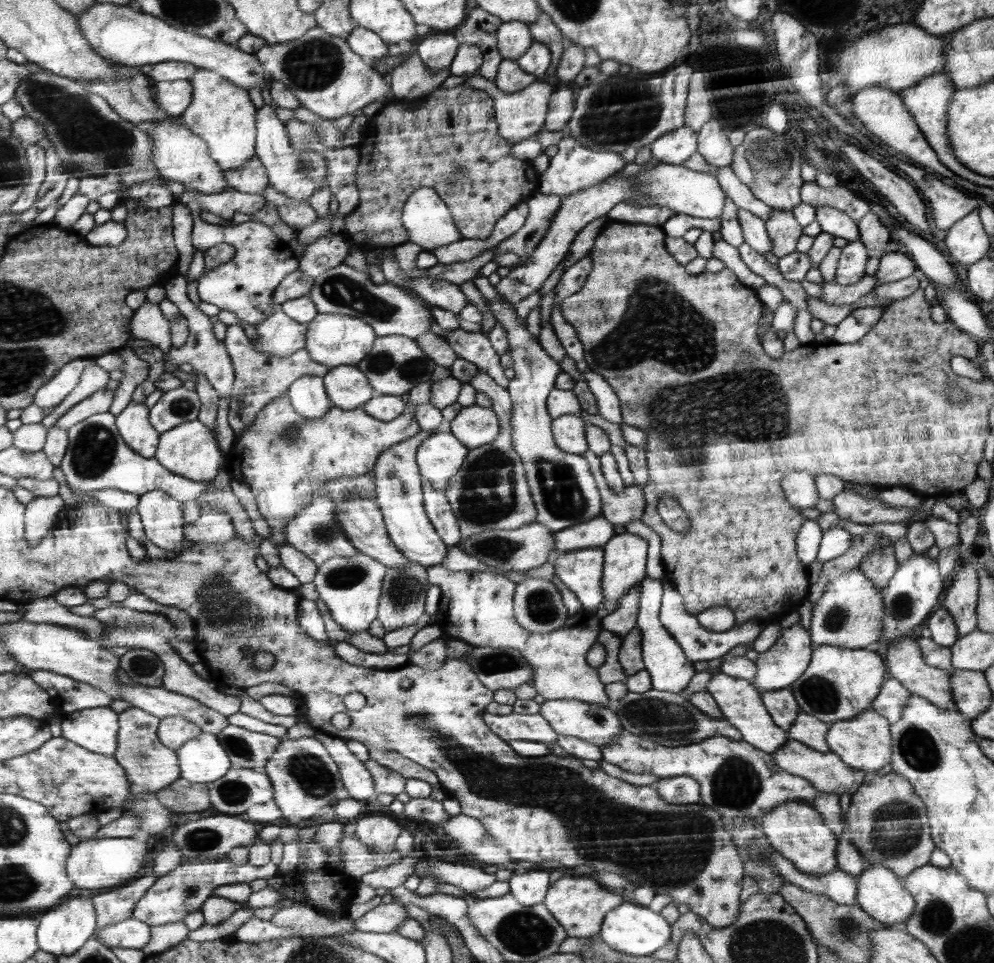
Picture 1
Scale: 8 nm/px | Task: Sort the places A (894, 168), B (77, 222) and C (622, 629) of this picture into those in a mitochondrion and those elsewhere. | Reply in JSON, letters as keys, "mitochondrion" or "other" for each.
{"A":"other","B":"other","C":"other"}

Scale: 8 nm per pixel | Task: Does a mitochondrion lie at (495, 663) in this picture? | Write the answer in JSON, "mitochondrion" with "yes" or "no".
{"mitochondrion":"yes"}

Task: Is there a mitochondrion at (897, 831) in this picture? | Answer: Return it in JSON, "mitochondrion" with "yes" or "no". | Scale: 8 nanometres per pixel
{"mitochondrion":"yes"}

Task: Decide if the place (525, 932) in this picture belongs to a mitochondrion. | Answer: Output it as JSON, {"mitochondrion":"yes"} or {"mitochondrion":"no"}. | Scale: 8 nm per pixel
{"mitochondrion":"yes"}

